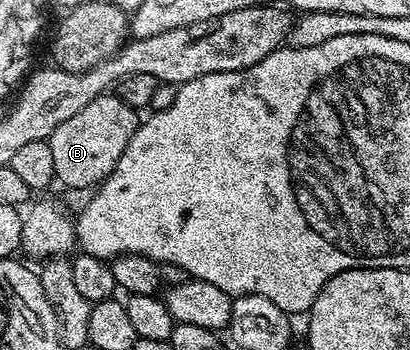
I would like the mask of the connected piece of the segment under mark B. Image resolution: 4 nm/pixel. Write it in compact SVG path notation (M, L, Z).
M105 93L90 101L86 109L78 109L74 117L62 121L62 125L58 125L58 129L54 129L54 133L47 138L51 156L54 157L55 178L64 182L65 188L92 189L103 183L134 137L138 126L136 115L137 108L122 102L119 94Z

